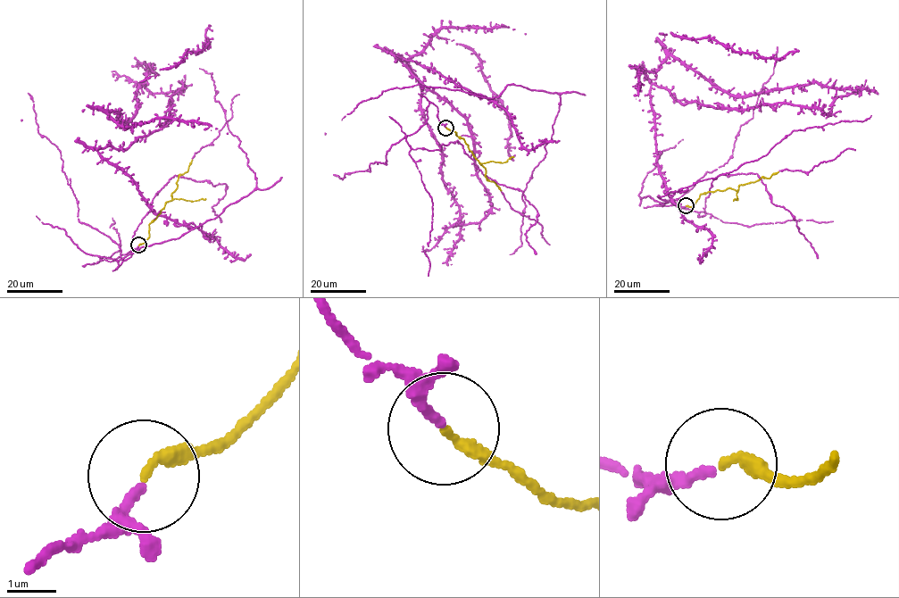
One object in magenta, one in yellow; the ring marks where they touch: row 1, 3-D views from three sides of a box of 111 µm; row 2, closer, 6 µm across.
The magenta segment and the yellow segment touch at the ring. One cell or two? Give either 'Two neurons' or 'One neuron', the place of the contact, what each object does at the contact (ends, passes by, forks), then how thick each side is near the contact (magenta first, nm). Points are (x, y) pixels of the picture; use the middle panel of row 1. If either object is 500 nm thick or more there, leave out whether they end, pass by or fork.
One neuron. Place: (445, 128). At the ring magenta ends. At the ring yellow ends. Thickness 170 nm (magenta) against 220 nm

